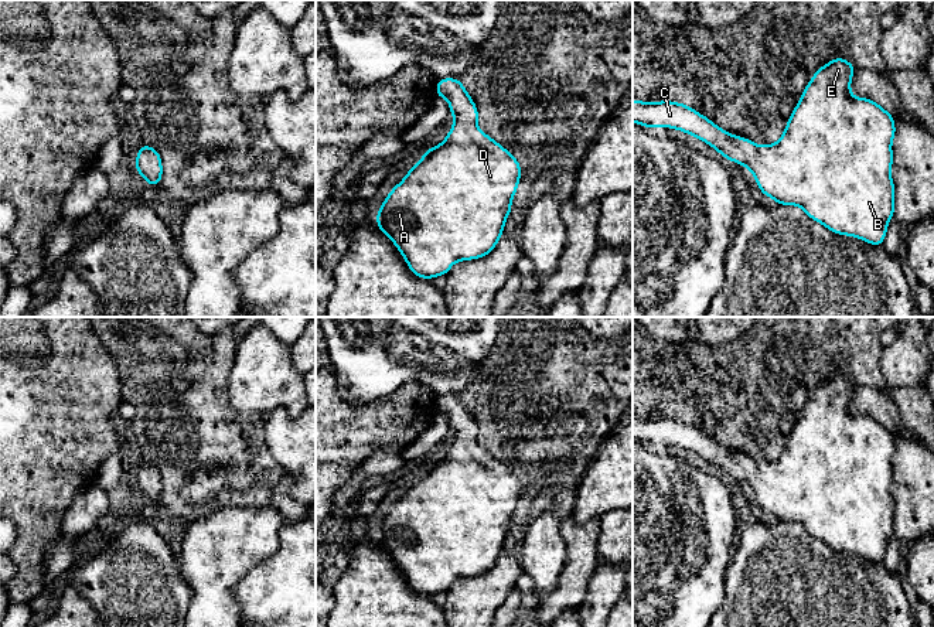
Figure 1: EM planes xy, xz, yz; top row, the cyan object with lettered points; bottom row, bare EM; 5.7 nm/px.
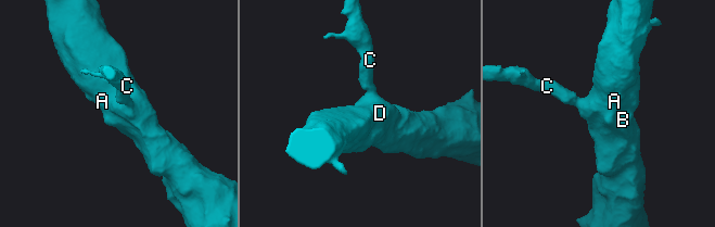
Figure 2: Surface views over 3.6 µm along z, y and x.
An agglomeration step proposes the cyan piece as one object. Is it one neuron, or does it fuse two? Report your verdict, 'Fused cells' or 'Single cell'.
Single cell

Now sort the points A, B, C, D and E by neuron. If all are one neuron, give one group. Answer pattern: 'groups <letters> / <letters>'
groups A B C D E

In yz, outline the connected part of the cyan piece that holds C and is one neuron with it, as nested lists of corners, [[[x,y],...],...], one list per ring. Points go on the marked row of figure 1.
[[[838,57],[814,72],[781,139],[771,146],[757,146],[746,137],[732,136],[688,105],[672,100],[633,100],[633,122],[652,130],[664,126],[689,133],[716,149],[722,157],[747,167],[759,190],[774,202],[801,207],[832,234],[882,246],[887,224],[894,217],[894,183],[890,176],[894,116],[872,99],[851,95],[856,69]]]

